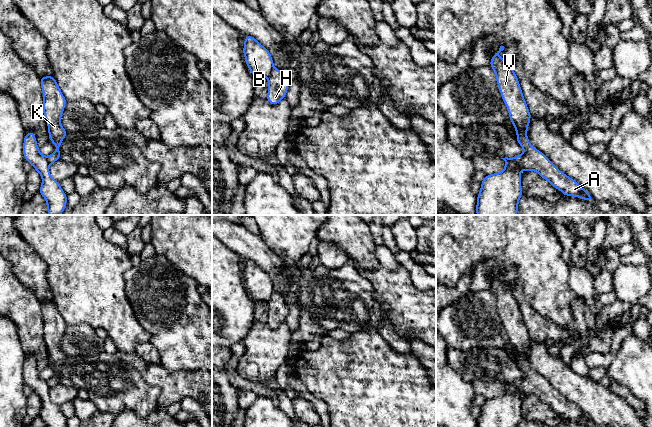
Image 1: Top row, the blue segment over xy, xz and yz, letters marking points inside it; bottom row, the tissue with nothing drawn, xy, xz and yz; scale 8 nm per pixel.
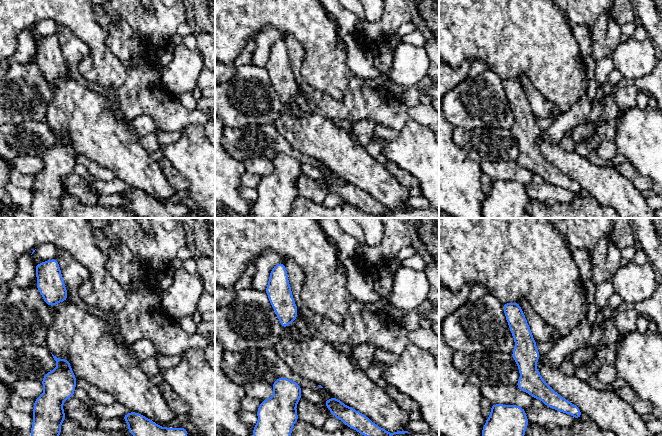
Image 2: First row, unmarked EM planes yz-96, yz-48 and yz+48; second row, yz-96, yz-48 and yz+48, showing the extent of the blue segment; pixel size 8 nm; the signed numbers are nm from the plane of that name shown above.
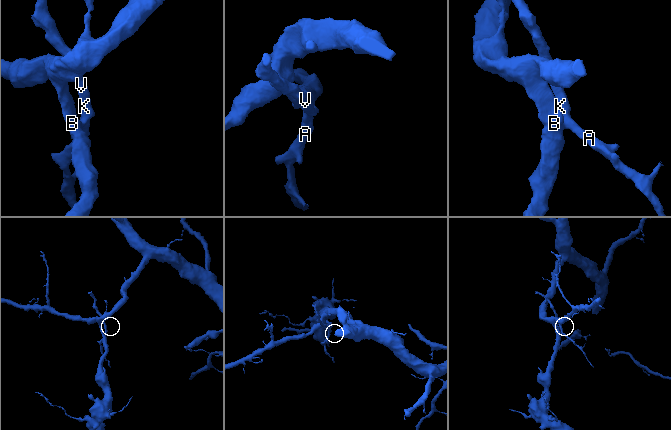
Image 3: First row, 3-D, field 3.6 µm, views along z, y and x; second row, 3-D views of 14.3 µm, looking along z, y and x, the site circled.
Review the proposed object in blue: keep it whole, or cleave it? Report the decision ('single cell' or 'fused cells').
fused cells

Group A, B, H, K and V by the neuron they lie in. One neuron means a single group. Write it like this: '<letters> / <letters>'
A H K V / B

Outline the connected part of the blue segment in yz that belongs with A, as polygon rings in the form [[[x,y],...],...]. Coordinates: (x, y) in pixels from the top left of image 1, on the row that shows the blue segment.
[[[500,46],[499,51],[491,57],[489,66],[495,72],[498,89],[508,109],[510,121],[517,133],[517,142],[524,149],[523,154],[514,157],[515,160],[523,170],[537,172],[554,188],[560,190],[564,196],[579,197],[585,201],[593,201],[594,198],[583,187],[560,171],[541,151],[530,144],[527,130],[532,115],[523,97],[523,92],[513,67],[499,56],[499,53],[503,50],[504,46]]]

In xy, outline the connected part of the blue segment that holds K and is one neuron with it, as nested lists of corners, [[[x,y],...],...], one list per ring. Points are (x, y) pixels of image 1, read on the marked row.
[[[54,76],[40,77],[40,82],[43,93],[43,115],[48,125],[48,139],[56,147],[56,151],[47,157],[49,163],[52,164],[60,159],[60,144],[69,133],[60,122],[67,100]]]

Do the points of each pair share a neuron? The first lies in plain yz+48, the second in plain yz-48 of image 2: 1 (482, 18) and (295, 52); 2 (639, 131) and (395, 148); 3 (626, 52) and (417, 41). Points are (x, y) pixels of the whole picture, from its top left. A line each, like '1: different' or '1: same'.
1: different
2: same
3: different

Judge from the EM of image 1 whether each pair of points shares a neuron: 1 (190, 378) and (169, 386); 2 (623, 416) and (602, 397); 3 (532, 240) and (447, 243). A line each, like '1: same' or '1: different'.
1: same
2: same
3: same

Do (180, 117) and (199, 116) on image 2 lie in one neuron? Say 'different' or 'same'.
same

